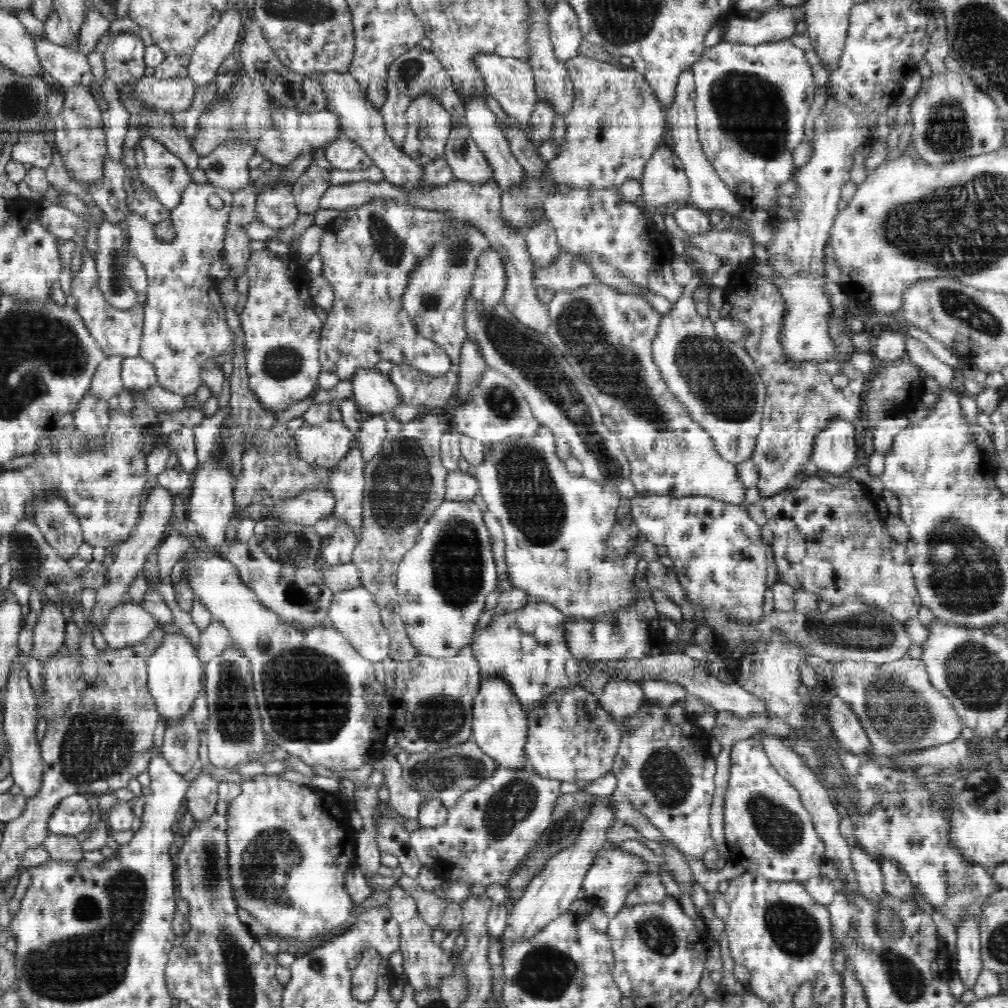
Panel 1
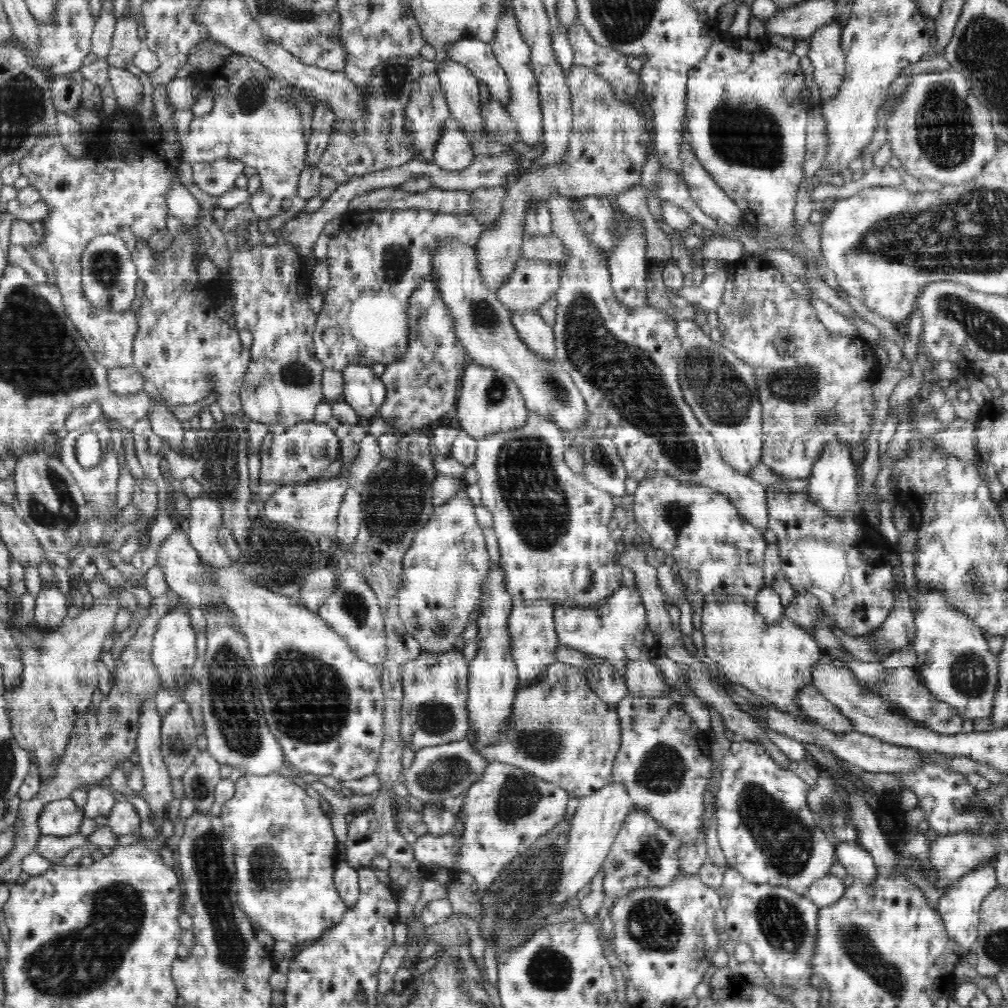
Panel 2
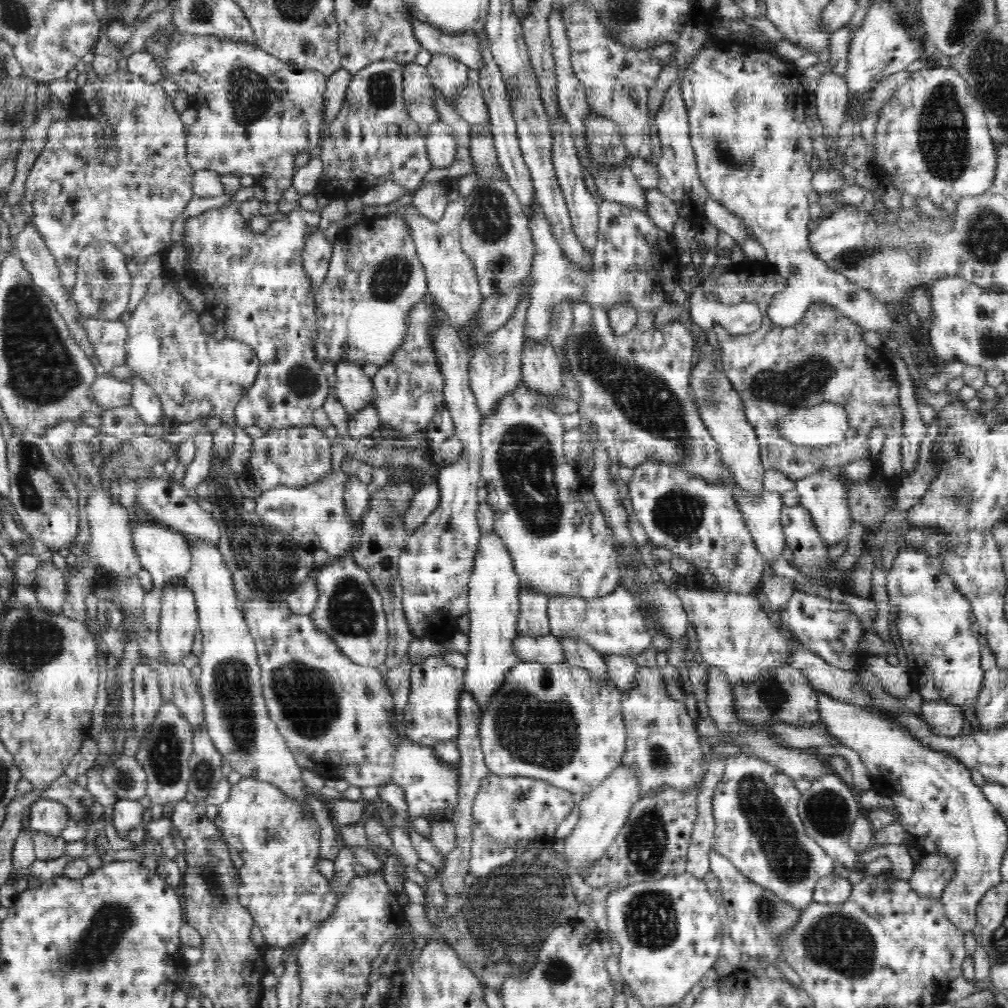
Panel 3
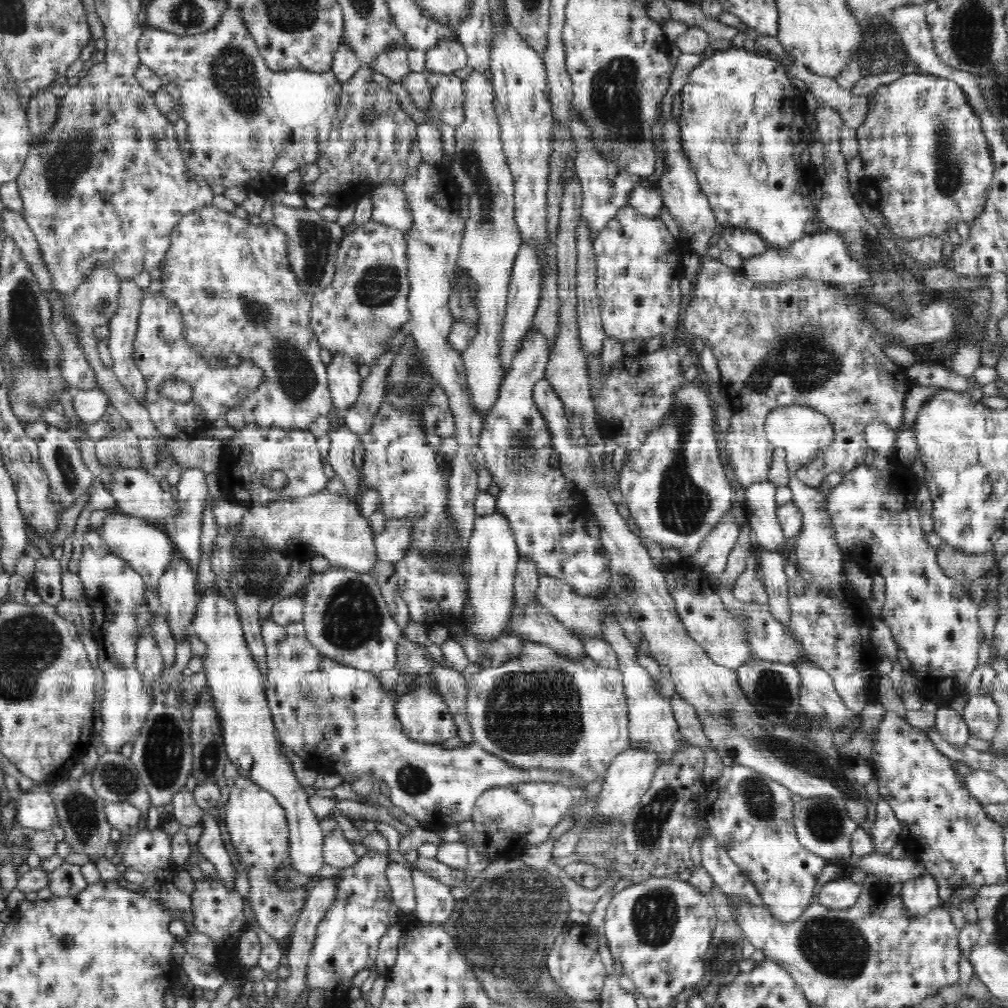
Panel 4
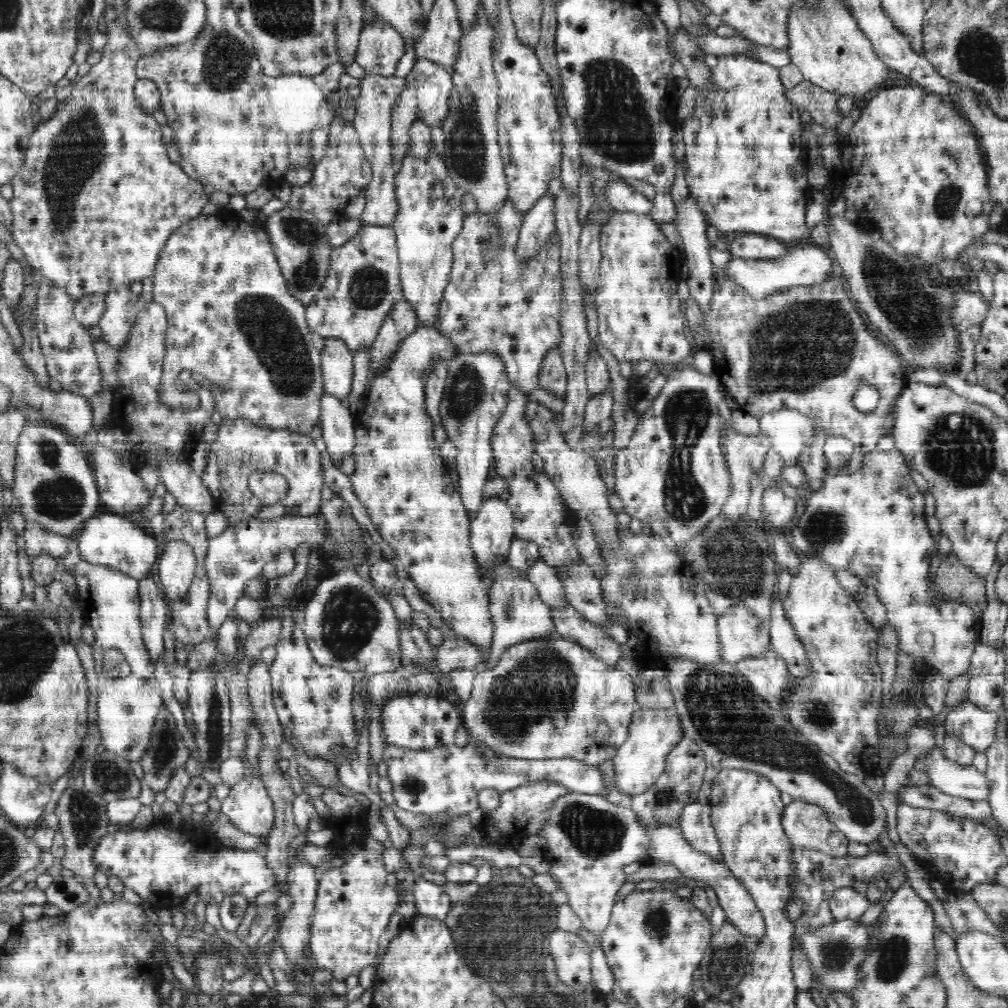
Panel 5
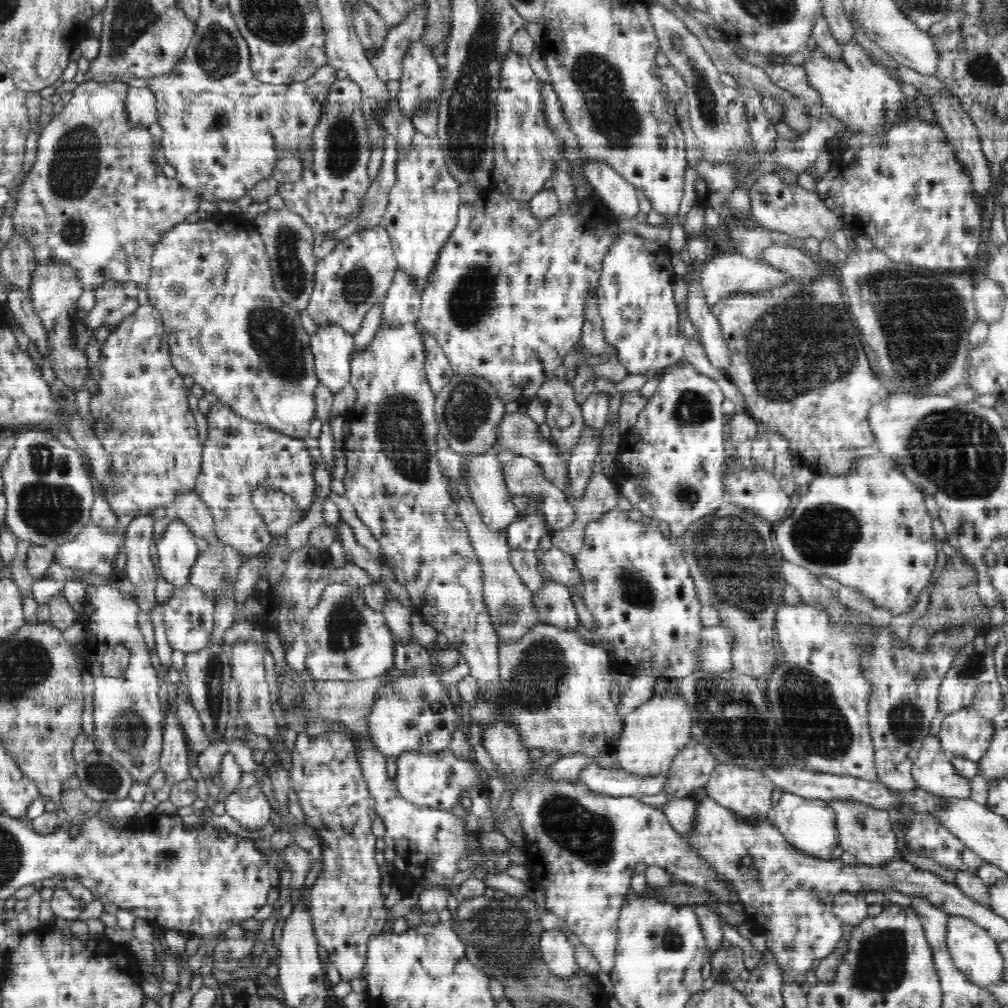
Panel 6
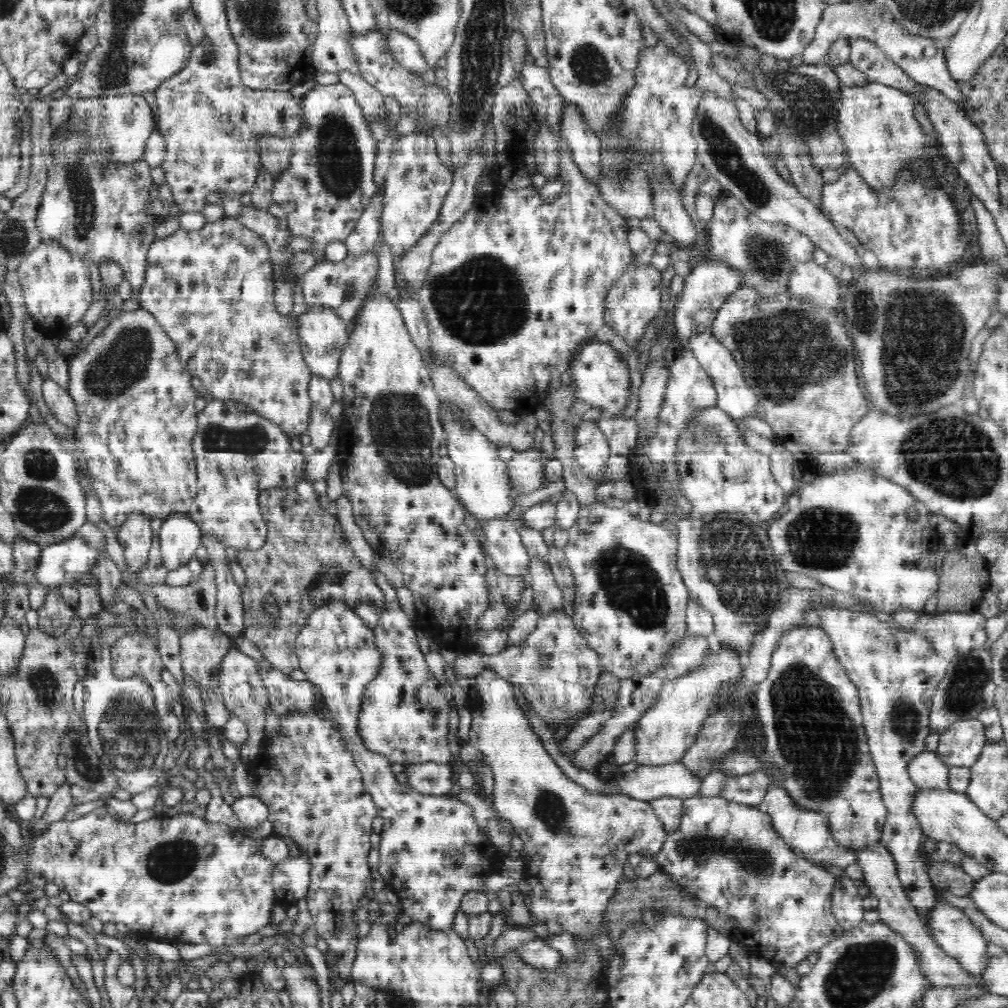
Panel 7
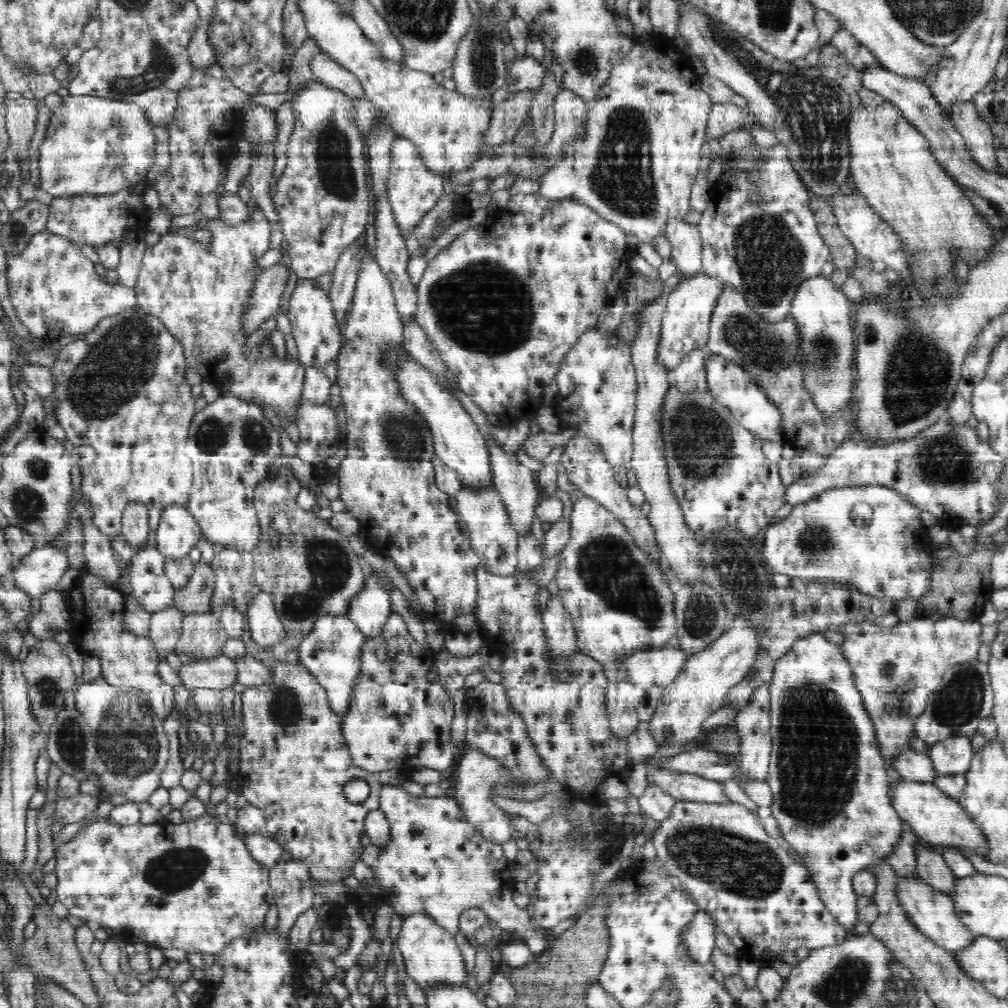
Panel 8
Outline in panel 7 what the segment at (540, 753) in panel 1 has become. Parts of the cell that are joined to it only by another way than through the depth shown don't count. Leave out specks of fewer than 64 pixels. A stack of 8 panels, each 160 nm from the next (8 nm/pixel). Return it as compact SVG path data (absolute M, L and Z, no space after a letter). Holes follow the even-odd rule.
M552 611L540 616L536 630L532 632L525 642L507 644L506 648L495 654L486 655L474 652L462 652L454 662L454 674L458 676L476 676L482 670L493 670L500 678L510 684L517 684L524 689L525 698L533 708L535 714L543 718L547 726L555 731L562 720L578 716L580 712L590 714L590 704L594 686L602 673L599 663L599 654L592 650L584 640L584 636L574 627L573 618L564 611Z

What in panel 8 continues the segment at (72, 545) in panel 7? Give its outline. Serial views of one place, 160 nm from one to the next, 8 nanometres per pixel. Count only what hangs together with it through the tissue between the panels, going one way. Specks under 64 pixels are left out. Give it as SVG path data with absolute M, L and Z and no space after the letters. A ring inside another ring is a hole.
M47 544L17 560L11 575L16 588L36 598L56 590L58 580L68 569L68 557L55 546Z

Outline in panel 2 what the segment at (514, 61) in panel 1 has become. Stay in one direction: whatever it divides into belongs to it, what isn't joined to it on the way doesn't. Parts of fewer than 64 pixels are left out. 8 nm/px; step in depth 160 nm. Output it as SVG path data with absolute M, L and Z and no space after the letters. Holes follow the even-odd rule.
M476 38L462 39L446 46L445 52L451 61L467 66L478 82L484 82L491 98L506 106L509 101L507 74L500 68L490 43Z

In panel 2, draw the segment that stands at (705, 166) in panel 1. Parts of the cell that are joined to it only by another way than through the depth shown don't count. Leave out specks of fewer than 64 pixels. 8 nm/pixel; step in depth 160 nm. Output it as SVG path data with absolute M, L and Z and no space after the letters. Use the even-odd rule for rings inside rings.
M684 120L682 134L681 156L682 182L688 186L692 200L700 210L708 216L724 220L727 226L735 227L743 220L742 209L720 188L711 174L696 159L692 153L687 132L687 121Z

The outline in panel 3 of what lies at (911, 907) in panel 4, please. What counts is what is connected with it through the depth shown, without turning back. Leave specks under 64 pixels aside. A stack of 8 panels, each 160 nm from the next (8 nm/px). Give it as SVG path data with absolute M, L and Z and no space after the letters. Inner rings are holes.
M927 855L918 866L916 866L912 877L909 879L912 891L915 891L920 897L940 899L946 889L946 885L951 882L956 874L954 861L948 859L946 855Z

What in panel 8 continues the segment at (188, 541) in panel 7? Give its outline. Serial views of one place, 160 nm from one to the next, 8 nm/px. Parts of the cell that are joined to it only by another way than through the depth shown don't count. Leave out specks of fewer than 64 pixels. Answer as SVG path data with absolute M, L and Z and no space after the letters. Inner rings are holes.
M171 505L162 510L156 531L156 548L166 559L186 557L201 536L201 526L187 507Z

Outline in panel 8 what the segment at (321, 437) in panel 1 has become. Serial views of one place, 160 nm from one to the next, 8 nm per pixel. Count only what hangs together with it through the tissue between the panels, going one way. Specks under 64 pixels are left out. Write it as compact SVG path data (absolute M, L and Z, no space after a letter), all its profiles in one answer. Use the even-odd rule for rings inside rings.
M222 393L215 402L196 412L185 448L193 463L193 486L187 509L201 526L201 534L226 549L251 551L258 544L261 533L253 504L254 492L260 482L272 478L269 473L270 462L282 455L278 430L267 421L258 404Z

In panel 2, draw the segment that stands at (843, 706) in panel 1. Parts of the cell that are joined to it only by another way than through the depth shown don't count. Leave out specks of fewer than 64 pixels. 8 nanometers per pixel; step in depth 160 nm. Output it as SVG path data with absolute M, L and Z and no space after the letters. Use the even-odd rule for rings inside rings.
M812 684L803 686L795 698L797 710L809 716L812 722L834 733L847 733L853 730L852 721L844 716L836 705L826 700Z

